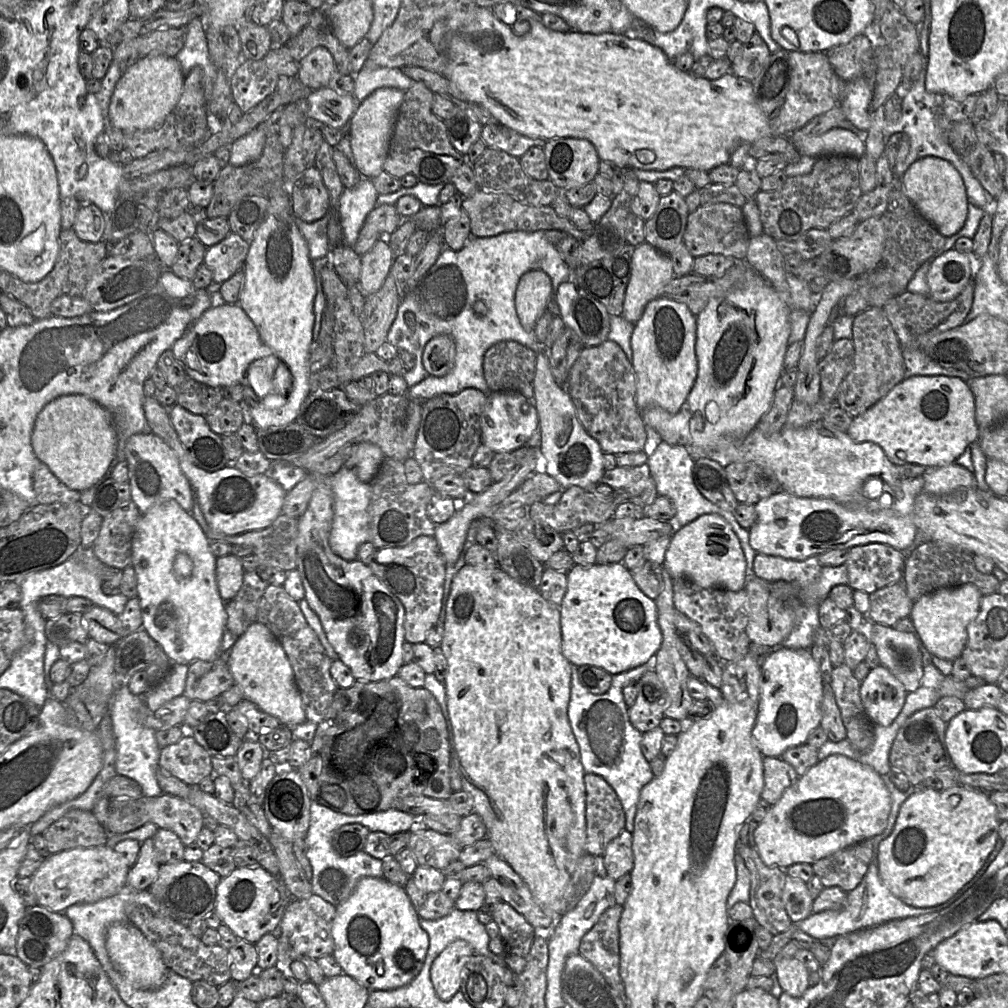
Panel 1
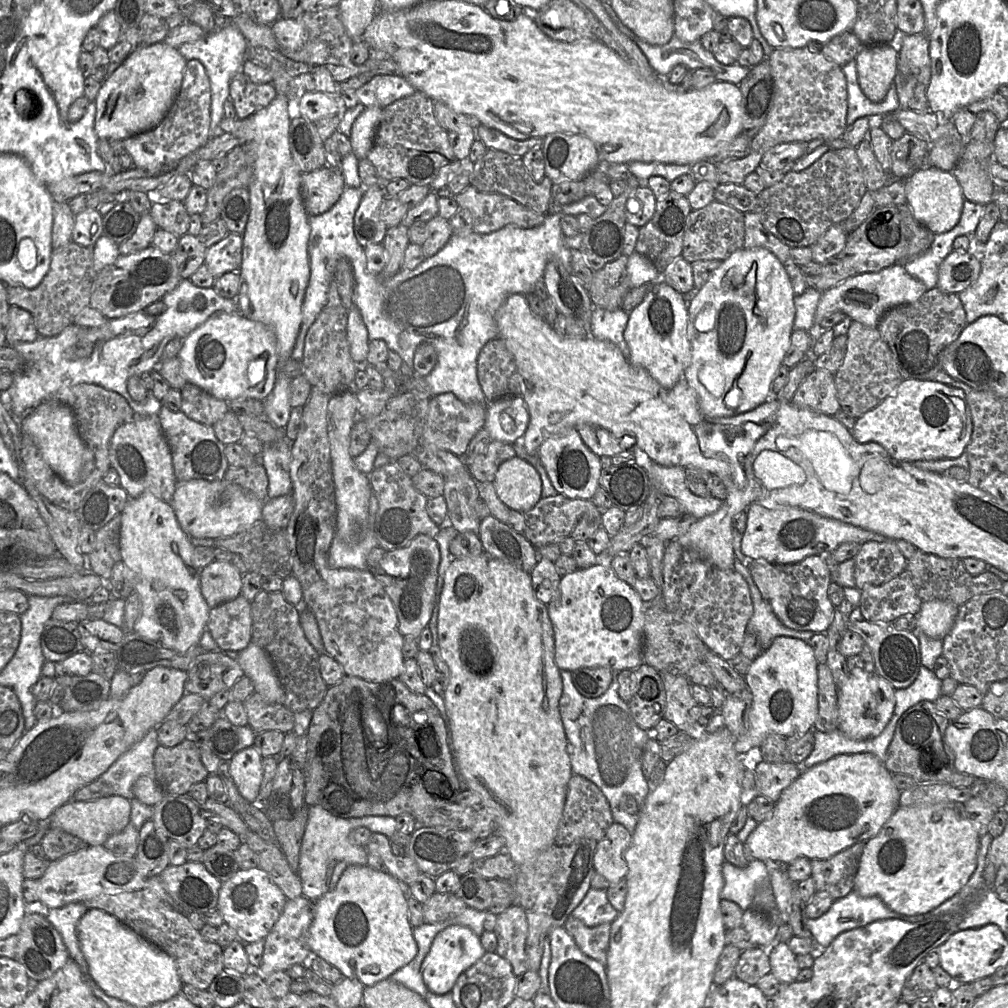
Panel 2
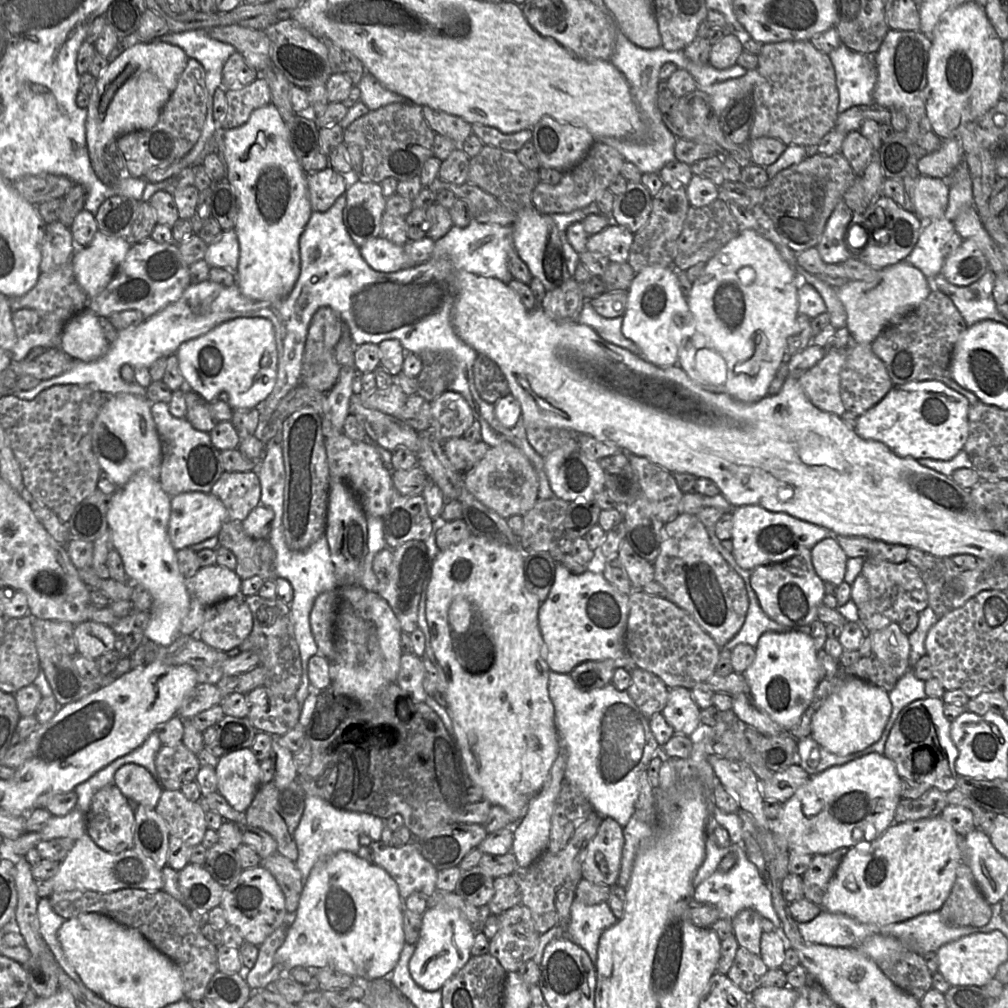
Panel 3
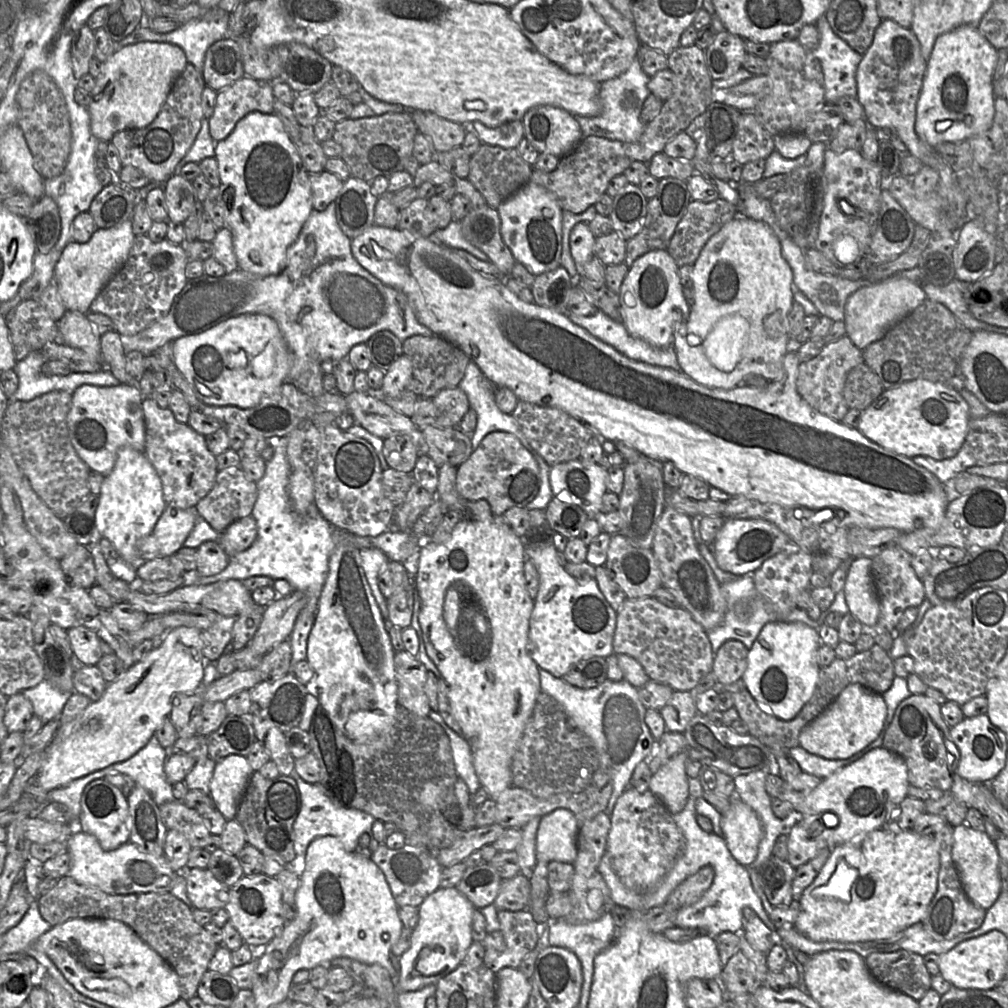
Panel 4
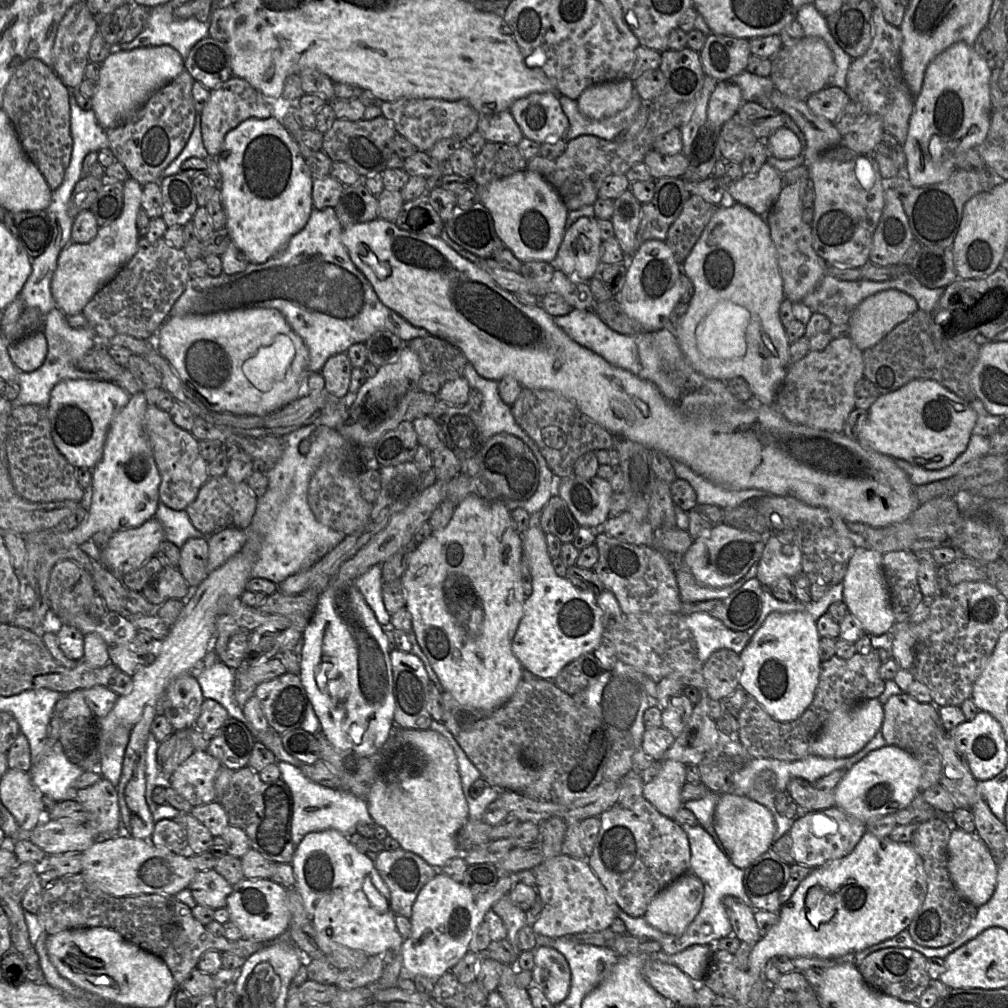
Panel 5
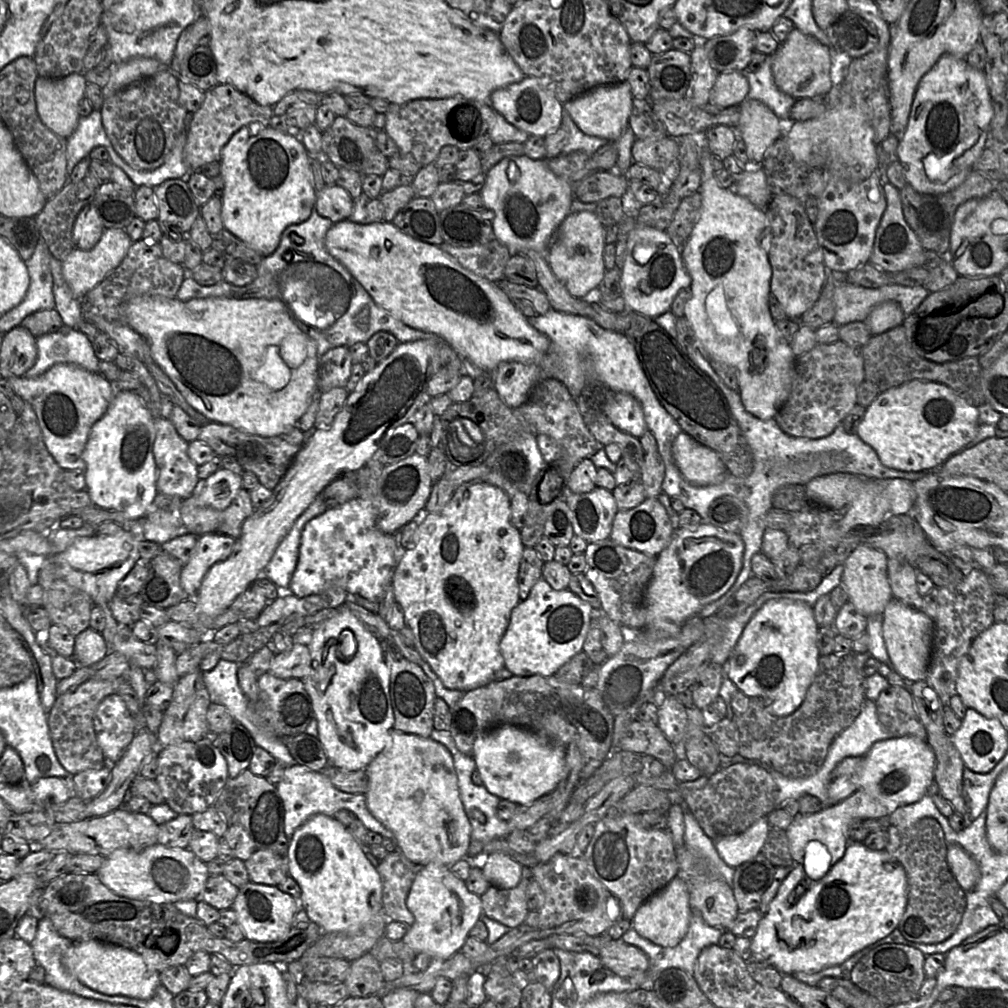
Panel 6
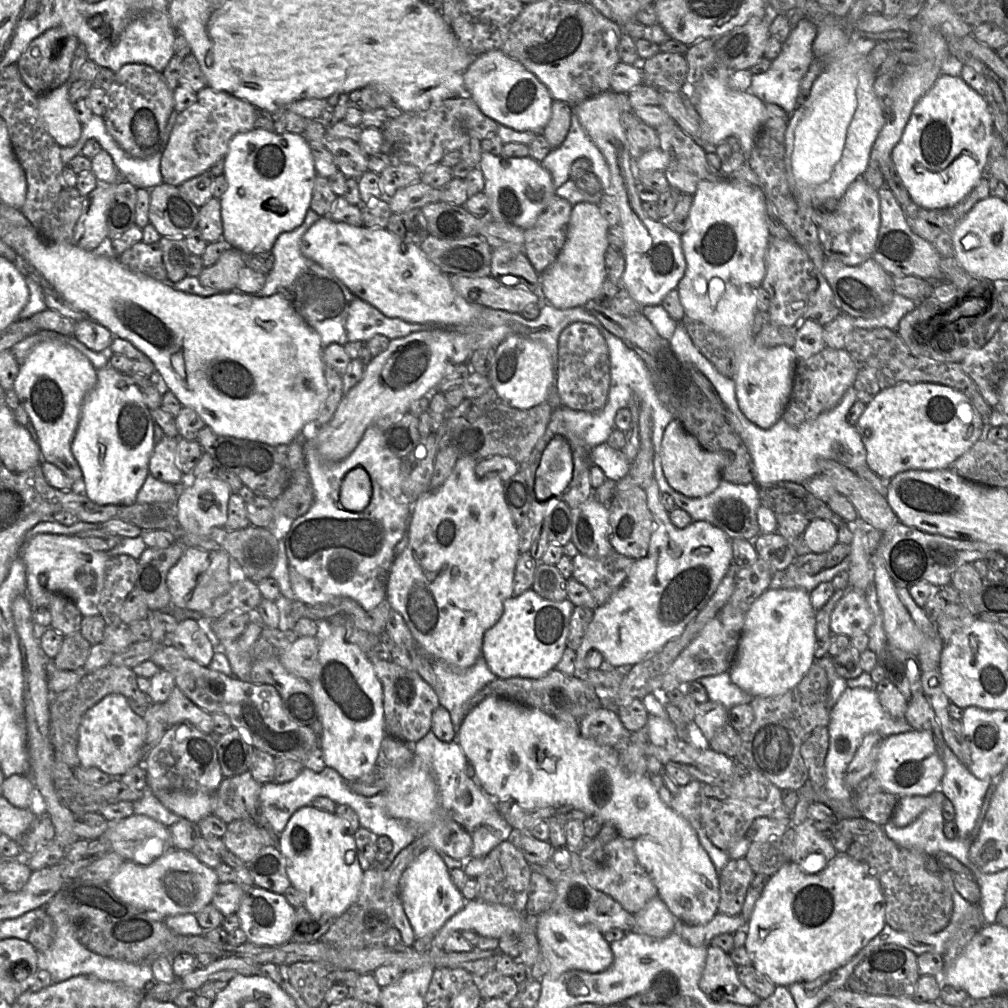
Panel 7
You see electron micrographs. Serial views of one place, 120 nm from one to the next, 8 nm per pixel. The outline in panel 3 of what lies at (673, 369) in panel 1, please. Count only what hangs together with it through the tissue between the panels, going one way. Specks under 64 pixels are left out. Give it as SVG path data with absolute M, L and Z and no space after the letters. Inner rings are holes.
M647 266L643 268L636 273L627 292L622 334L639 347L642 357L648 362L658 367L676 365L681 341L679 319L689 313L689 308L671 267Z

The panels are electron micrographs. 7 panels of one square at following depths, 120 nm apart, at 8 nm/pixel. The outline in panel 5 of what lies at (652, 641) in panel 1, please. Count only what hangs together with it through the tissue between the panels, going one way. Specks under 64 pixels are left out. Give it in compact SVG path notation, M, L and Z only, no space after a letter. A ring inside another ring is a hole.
M540 525L528 527L522 534L522 555L528 563L532 577L532 593L525 599L523 616L512 641L512 651L522 669L543 680L554 681L563 667L579 656L592 653L603 637L602 611L597 605L596 596L576 588L565 579L556 575L552 559L547 551L546 533Z

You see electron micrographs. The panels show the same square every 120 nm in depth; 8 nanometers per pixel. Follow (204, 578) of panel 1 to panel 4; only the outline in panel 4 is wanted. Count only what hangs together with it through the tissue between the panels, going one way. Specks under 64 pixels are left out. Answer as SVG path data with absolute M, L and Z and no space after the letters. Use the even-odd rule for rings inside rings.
M131 447L121 449L113 470L105 476L101 486L96 510L96 526L101 536L110 540L119 556L133 568L136 569L145 562L139 552L139 543L152 533L166 507L162 482L145 453Z

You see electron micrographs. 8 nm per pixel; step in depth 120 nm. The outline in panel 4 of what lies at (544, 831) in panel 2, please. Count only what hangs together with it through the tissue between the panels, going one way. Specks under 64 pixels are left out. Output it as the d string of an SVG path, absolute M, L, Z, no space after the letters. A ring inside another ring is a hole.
M494 517L488 521L470 521L461 519L454 527L450 538L444 543L437 544L425 540L419 549L417 560L401 562L413 578L414 587L421 601L419 623L422 629L423 640L428 656L435 663L448 687L448 697L455 718L457 719L463 737L470 744L476 774L482 786L487 790L491 799L496 800L507 788L512 786L511 764L523 735L525 726L530 719L536 698L541 692L539 667L527 651L529 643L529 619L534 606L525 587L523 566L525 561L525 542L518 537L501 517Z

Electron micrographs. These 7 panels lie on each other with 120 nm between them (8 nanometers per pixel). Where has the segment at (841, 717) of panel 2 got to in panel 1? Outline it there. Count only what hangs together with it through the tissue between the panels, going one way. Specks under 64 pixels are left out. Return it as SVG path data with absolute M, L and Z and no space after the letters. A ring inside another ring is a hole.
M883 665L870 669L861 682L860 696L868 717L875 725L889 726L902 710L907 691Z

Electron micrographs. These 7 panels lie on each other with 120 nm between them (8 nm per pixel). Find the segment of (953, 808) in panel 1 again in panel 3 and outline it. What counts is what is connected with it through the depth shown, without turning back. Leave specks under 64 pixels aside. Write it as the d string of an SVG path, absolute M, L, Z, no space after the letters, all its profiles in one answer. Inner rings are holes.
M940 815L893 823L876 840L849 848L829 882L821 907L882 926L939 911L961 863L959 837Z

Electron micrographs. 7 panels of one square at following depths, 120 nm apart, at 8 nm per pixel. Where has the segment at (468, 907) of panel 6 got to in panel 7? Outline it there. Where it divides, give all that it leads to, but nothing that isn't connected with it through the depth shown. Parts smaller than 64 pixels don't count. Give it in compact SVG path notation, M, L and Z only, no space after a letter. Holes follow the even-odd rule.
M434 848L423 850L405 870L399 883L399 896L416 939L435 935L467 902L452 882L450 869Z

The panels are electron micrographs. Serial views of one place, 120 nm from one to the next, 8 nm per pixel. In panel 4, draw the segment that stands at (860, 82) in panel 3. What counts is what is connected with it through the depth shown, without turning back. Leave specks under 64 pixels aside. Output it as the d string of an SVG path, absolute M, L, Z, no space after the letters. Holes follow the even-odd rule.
M825 16L815 26L819 44L812 53L822 67L826 104L836 105L842 97L857 98L856 71L863 55L835 34Z

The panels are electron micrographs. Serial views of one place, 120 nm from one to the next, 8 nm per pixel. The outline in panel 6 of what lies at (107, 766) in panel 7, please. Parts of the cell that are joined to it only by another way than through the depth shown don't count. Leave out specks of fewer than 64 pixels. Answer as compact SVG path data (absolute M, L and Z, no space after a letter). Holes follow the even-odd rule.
M118 694L105 697L93 718L99 747L106 762L115 764L122 757L137 733L137 721Z

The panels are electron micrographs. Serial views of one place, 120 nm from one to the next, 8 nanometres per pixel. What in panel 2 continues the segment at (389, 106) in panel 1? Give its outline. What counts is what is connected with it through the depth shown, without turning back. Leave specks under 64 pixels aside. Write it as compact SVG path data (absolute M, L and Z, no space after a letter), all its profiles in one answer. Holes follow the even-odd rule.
M366 108L354 121L350 142L352 152L358 160L366 159L371 150L375 134L380 123L382 108Z

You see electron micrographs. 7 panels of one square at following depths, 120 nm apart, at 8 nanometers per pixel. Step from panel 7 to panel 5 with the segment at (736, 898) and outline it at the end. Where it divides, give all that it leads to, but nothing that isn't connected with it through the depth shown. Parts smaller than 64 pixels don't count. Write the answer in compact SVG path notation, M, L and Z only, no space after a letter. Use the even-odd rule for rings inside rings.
M769 849L744 869L743 886L754 911L779 912L779 896L789 878L789 867Z

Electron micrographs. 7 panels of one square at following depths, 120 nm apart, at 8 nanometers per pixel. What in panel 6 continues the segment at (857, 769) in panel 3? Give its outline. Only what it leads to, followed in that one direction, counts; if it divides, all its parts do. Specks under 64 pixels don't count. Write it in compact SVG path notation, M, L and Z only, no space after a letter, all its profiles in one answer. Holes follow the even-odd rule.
M913 736L891 737L873 744L862 757L858 769L858 789L866 792L889 810L889 815L902 805L920 800L934 783L935 754L926 741Z

